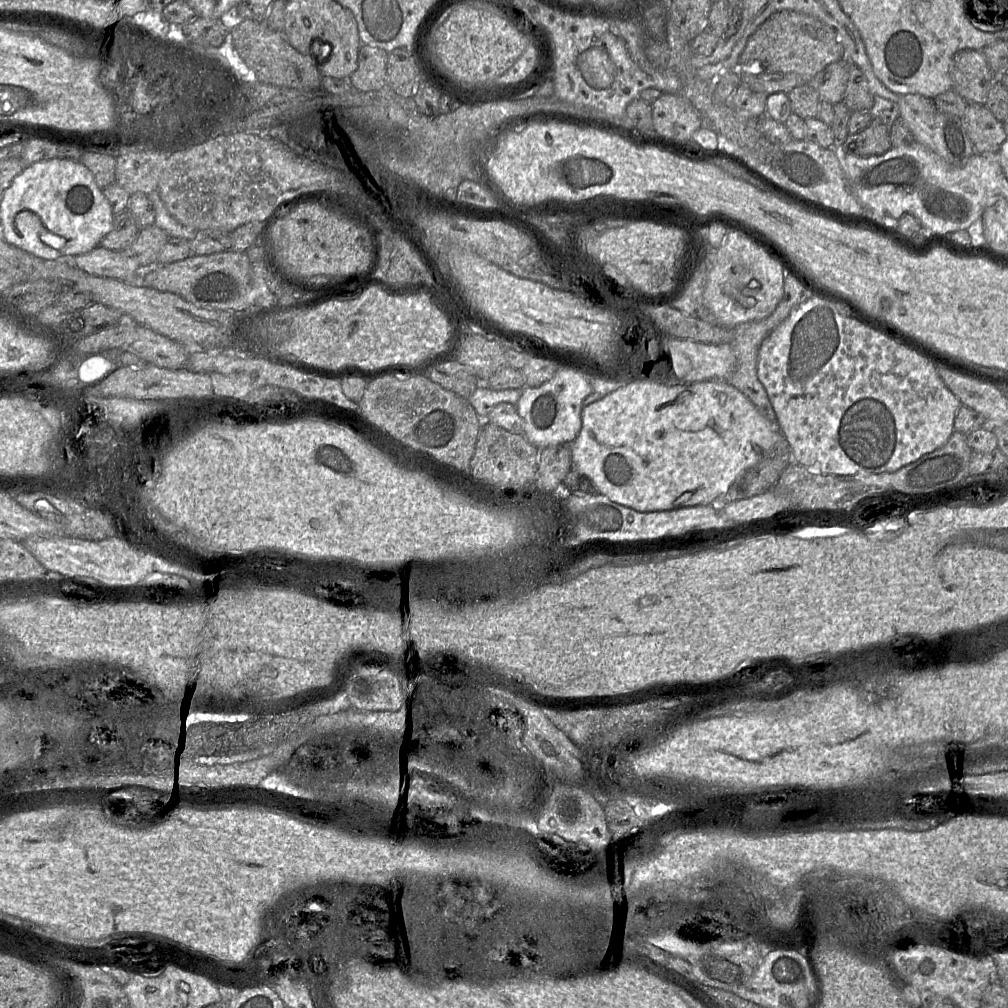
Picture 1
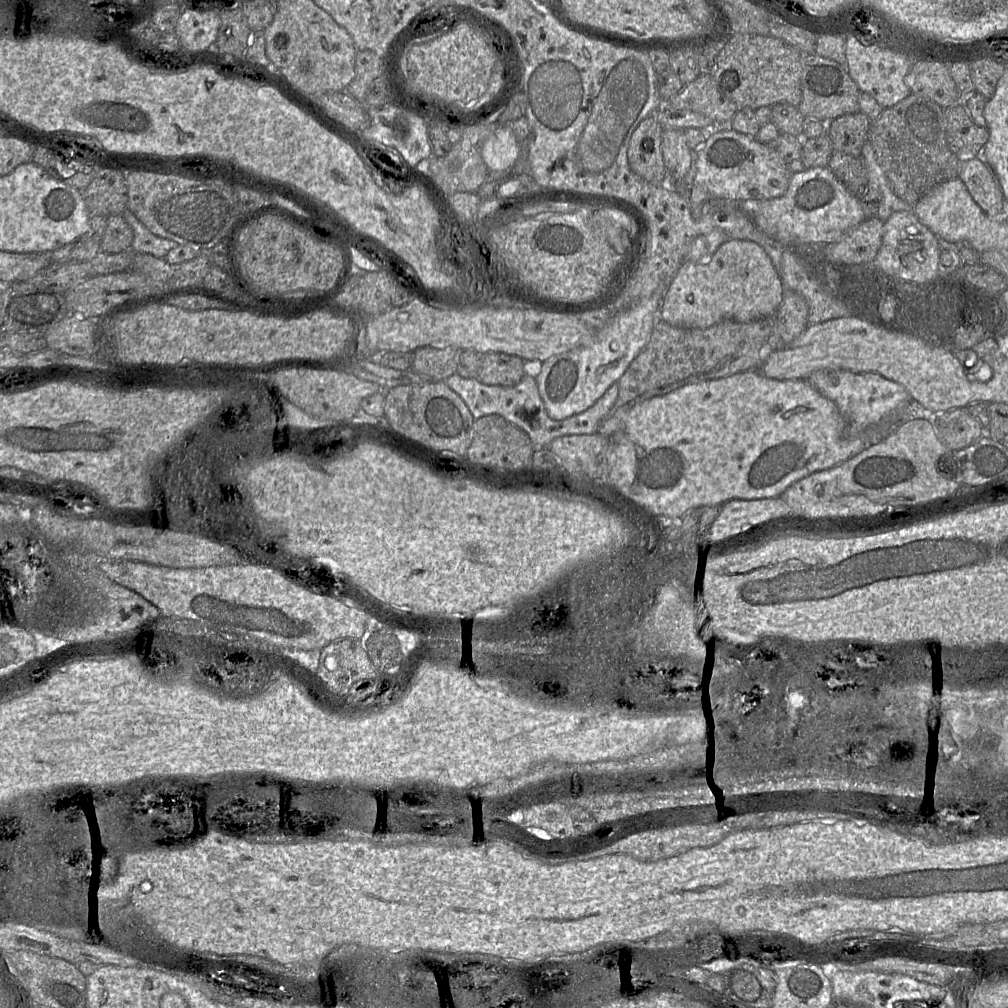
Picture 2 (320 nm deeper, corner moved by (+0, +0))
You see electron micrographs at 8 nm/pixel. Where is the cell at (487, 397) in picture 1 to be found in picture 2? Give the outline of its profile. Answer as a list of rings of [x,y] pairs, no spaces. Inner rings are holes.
[[[457,373],[449,376],[444,382],[463,400],[474,420],[491,414],[502,416],[529,436],[535,450],[548,447],[554,439],[561,436],[596,433],[601,420],[614,406],[619,393],[619,384],[615,382],[595,404],[585,411],[562,420],[554,420],[546,412],[536,378],[529,374],[525,374],[522,380],[513,387],[487,386],[478,379],[466,379]]]

